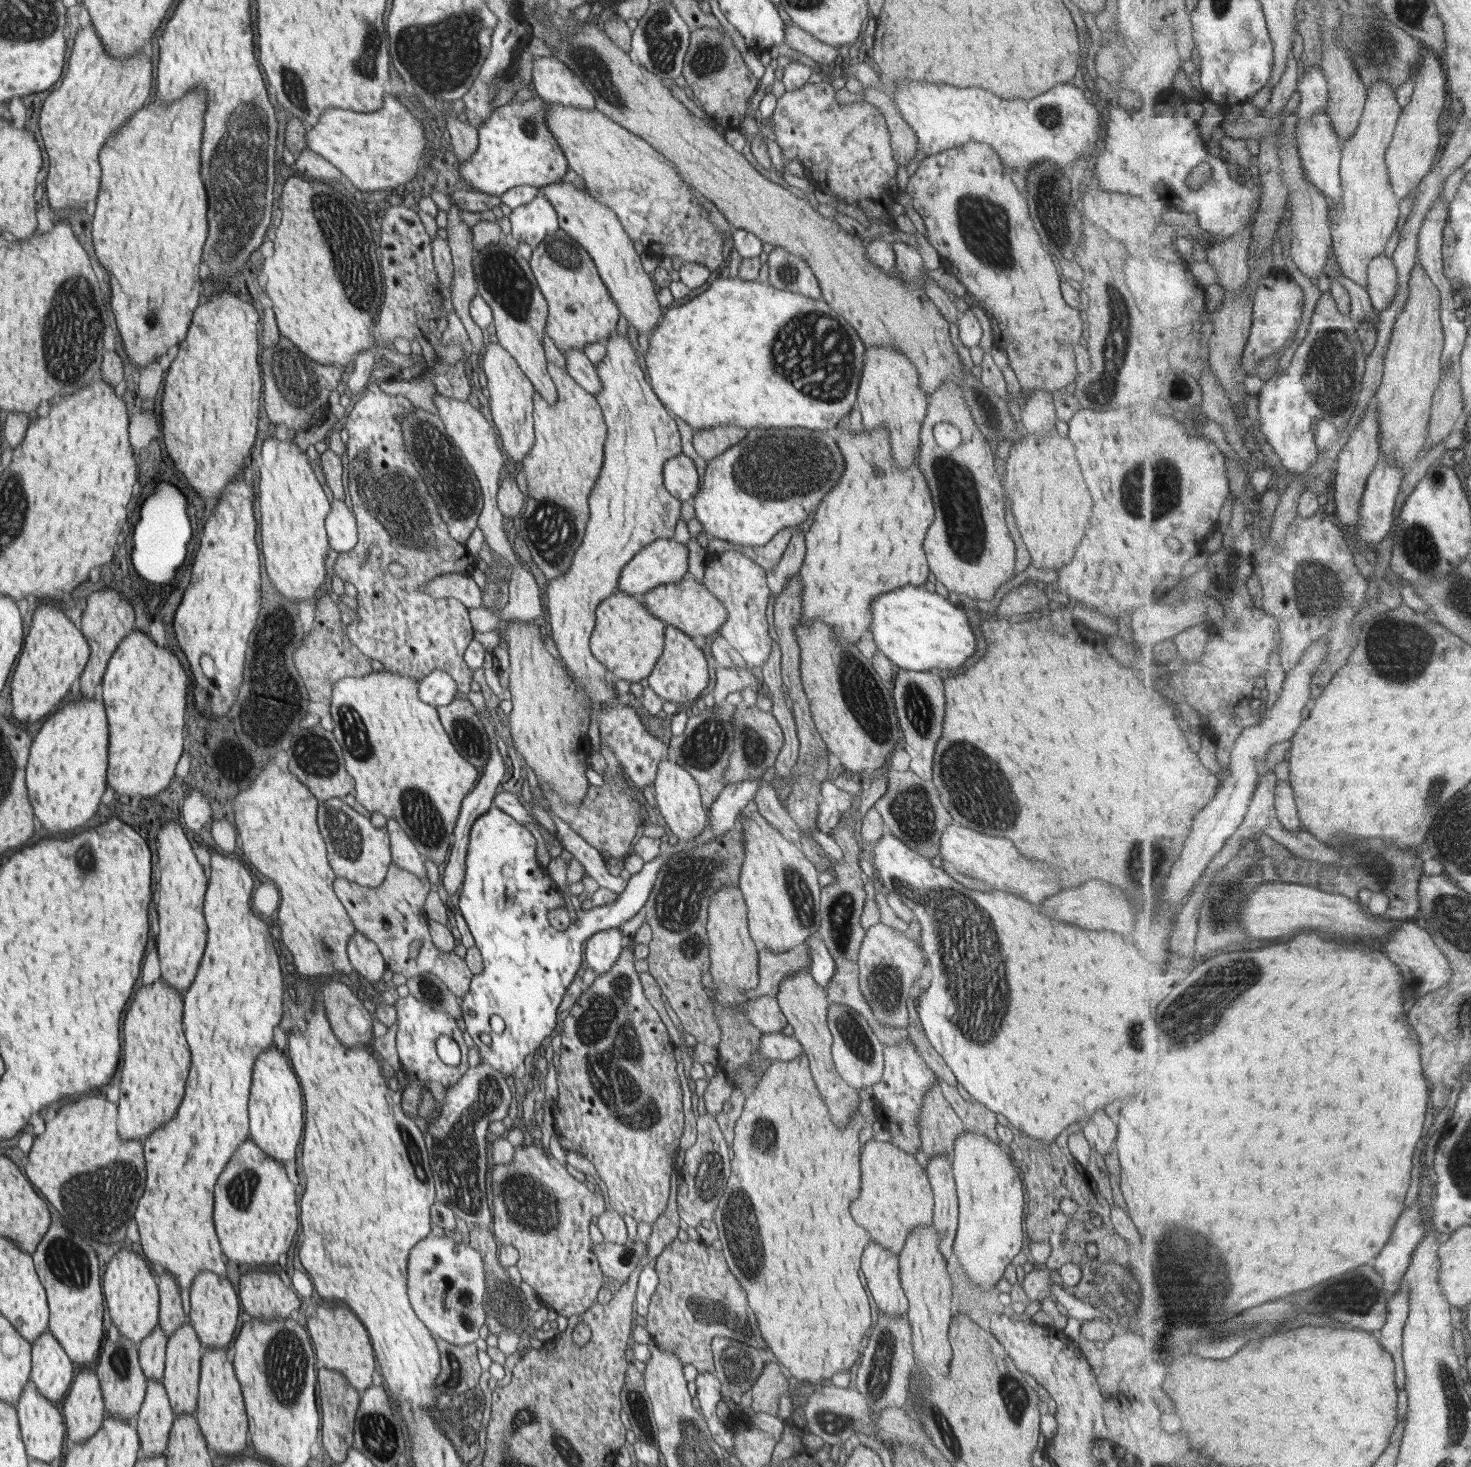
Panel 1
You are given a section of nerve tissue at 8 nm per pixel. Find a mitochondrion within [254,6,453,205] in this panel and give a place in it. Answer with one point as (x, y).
(370, 46)

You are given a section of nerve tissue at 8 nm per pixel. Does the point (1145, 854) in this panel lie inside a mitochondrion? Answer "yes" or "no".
yes

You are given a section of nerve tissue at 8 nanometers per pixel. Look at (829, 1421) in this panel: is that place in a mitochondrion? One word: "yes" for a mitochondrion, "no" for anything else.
yes

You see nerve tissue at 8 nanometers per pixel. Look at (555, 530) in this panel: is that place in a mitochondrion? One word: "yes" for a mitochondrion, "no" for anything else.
yes

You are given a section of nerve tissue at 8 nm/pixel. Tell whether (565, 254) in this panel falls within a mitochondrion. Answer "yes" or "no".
yes

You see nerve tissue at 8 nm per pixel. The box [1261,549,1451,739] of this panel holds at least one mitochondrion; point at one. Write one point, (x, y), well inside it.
(1321, 593)

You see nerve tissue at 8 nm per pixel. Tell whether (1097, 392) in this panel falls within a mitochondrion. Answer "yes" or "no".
yes

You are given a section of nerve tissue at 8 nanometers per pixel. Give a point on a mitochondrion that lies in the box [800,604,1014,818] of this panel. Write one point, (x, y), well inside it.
(863, 694)

